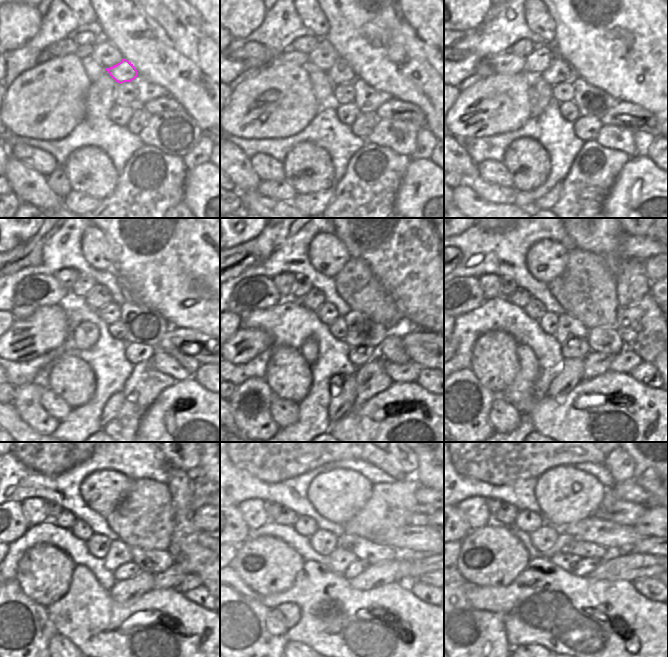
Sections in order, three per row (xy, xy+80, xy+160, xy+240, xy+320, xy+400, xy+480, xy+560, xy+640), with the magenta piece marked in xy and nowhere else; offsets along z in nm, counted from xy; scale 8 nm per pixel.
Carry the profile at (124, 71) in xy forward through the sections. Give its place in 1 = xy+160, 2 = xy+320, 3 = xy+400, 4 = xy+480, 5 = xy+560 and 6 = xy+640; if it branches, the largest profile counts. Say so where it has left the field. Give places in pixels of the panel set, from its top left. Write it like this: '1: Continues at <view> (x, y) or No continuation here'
1: Continues at xy+160 (559, 70)
2: Continues at xy+320 (315, 299)
3: Continues at xy+400 (520, 298)
4: Continues at xy+480 (66, 519)
5: Continues at xy+560 (287, 517)
6: Continues at xy+640 (507, 513)

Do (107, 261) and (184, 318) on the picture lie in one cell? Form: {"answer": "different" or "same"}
{"answer": "different"}

